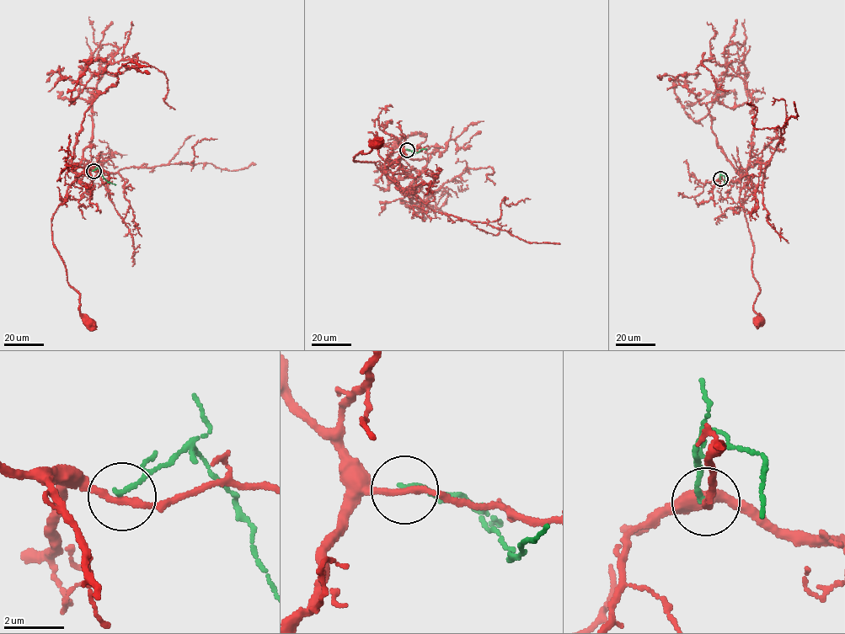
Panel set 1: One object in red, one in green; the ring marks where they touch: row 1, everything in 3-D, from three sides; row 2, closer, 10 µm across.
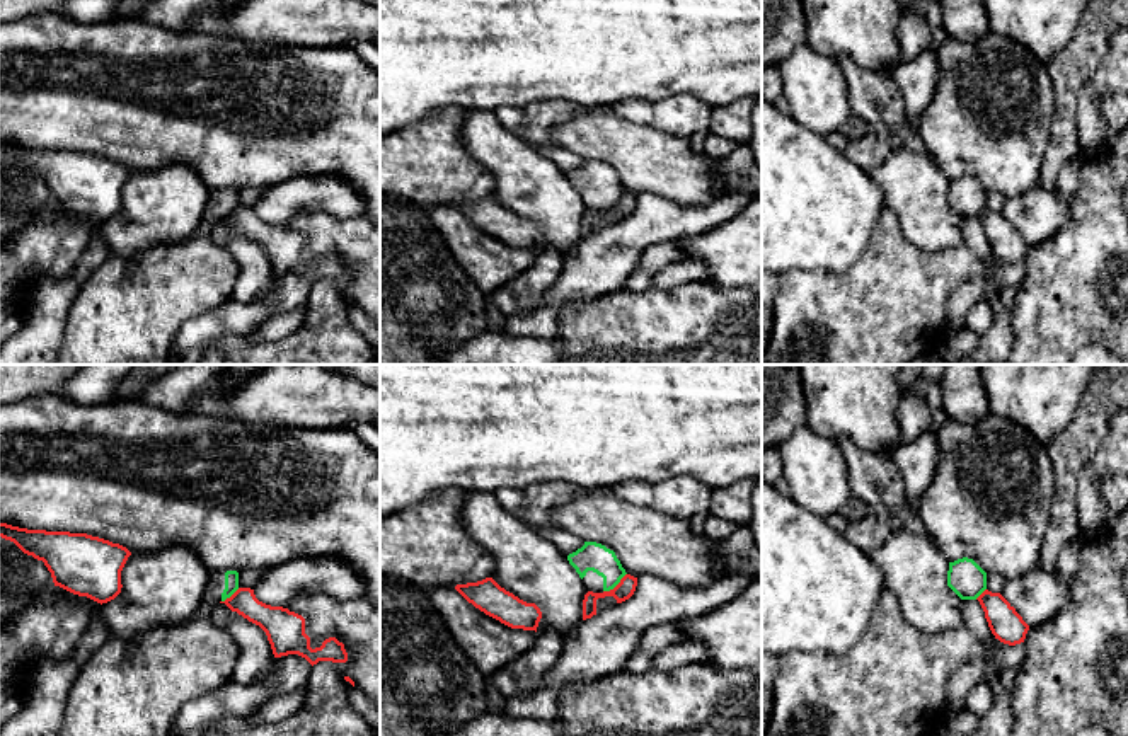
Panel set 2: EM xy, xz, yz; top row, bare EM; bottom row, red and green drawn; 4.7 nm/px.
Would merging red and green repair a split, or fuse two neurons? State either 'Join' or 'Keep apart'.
Keep apart

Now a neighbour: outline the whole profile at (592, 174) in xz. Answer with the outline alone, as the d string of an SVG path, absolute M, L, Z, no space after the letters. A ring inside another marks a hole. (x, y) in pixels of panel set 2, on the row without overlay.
M584 160L567 179L593 211L613 208L627 193L615 170L596 160Z

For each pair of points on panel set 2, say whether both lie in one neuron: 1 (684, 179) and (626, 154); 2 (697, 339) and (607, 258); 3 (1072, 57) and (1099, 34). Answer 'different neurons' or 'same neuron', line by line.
1: same neuron
2: different neurons
3: same neuron

